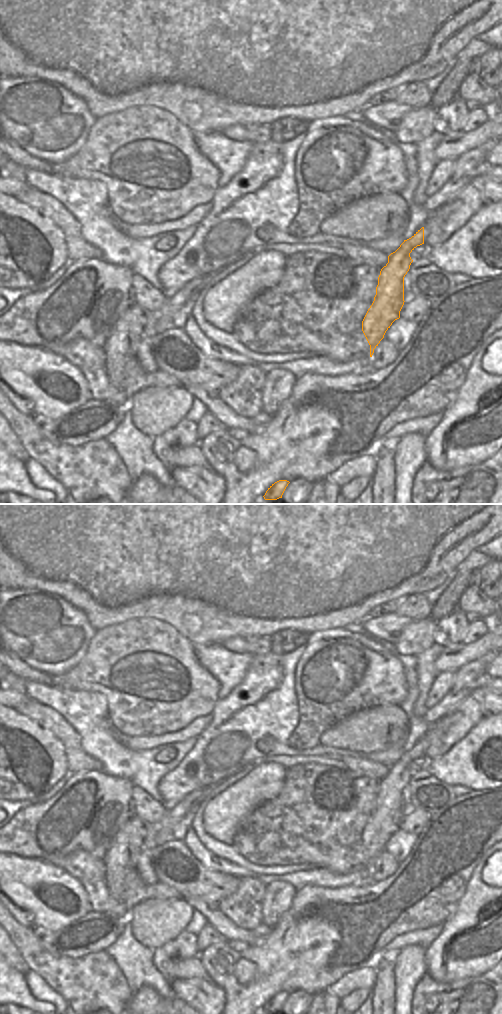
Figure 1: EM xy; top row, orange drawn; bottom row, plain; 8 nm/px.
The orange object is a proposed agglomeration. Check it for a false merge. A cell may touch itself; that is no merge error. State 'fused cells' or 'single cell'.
fused cells

